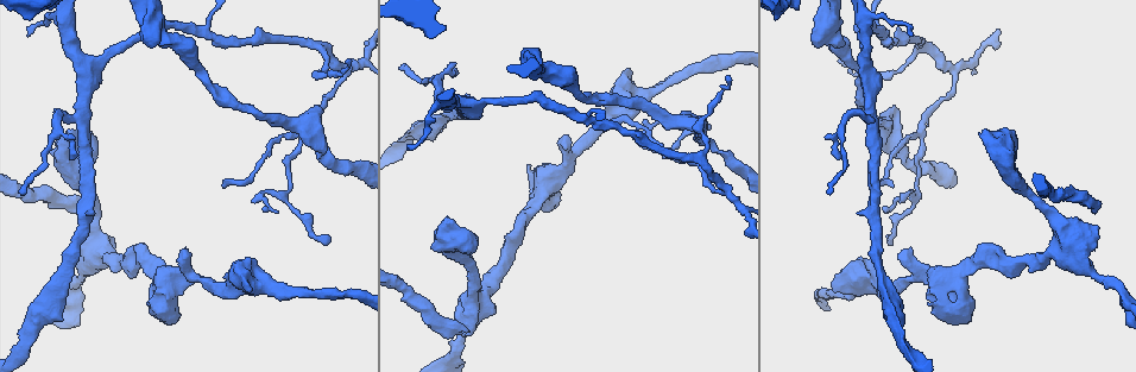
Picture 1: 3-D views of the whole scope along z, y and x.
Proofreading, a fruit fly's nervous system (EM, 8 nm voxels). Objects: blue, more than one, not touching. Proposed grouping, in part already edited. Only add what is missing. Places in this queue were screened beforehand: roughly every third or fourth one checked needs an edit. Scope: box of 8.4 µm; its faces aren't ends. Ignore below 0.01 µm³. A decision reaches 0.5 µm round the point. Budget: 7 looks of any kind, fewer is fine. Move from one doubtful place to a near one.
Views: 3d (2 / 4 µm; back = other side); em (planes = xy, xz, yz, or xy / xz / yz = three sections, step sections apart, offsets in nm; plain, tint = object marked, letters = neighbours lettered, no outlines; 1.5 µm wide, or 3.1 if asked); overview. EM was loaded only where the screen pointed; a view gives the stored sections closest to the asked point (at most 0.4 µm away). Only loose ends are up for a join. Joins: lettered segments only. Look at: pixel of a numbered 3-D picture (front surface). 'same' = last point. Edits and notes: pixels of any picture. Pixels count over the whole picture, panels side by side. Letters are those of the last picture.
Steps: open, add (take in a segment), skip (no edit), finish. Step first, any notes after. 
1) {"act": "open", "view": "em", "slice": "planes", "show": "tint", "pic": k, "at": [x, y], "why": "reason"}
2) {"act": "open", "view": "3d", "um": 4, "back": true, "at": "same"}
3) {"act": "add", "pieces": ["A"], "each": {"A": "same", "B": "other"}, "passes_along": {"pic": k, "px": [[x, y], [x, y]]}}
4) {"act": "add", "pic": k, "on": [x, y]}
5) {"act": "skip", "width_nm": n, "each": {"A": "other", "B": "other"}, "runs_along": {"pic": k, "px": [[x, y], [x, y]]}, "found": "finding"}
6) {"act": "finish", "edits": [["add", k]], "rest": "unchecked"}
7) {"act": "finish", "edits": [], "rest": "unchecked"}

{"act": "open", "view": "em", "slice": "planes", "show": "letters", "pic": 1, "at": [18, 193], "why": "free end"}

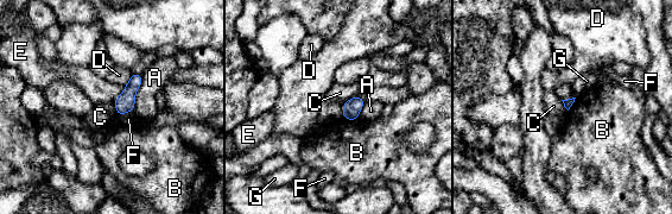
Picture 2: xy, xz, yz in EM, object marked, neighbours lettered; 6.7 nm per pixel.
{"act": "skip", "each": {"A": "other", "B": "other", "C": "other", "D": "other", "E": "other", "F": "other", "G": "other"}, "border": {"pic": 2, "px": [[112, 102], [118, 115]]}, "found": "no lettered segment goes on from it"}

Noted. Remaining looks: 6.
{"act": "open", "view": "em", "slice": "planes", "show": "letters", "pic": 1, "at": [73, 131]}

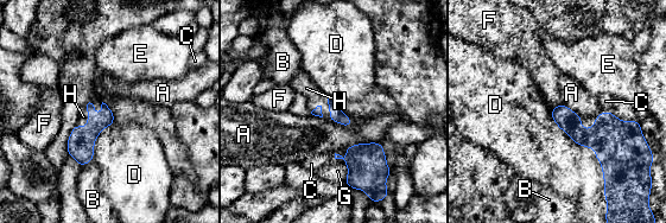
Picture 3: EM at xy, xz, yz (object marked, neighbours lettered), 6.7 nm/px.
{"act": "add", "pieces": ["H"], "each": {"A": "other", "B": "other", "C": "other", "D": "other", "E": "other", "F": "other", "G": "other", "H": "same"}, "found": "the neuron continues"}

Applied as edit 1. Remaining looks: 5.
{"act": "open", "view": "3d", "um": 4, "pic": 1, "at": [29, 36], "why": "free end"}

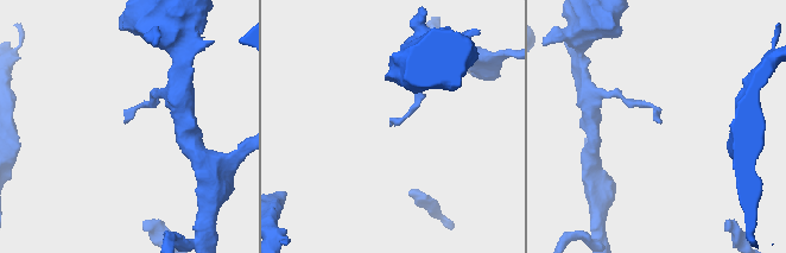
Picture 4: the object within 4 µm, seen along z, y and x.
{"act": "open", "view": "em", "slice": "planes", "show": "tint", "pic": 4, "at": [658, 123]}

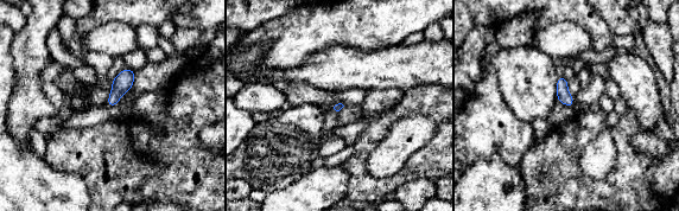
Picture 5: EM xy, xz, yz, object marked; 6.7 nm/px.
{"act": "open", "view": "em", "slice": "planes", "show": "letters", "at": "same", "why": "what lies round it"}

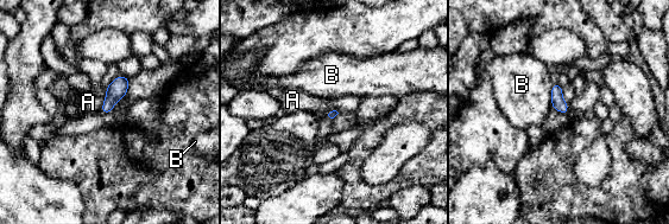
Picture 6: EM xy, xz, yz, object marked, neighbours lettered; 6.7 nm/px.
{"act": "skip", "each": {"A": "other", "B": "other"}, "found": "none of them fits"}

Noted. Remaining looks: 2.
{"act": "finish", "edits": [["add", 3]], "rest": "unchecked"}

